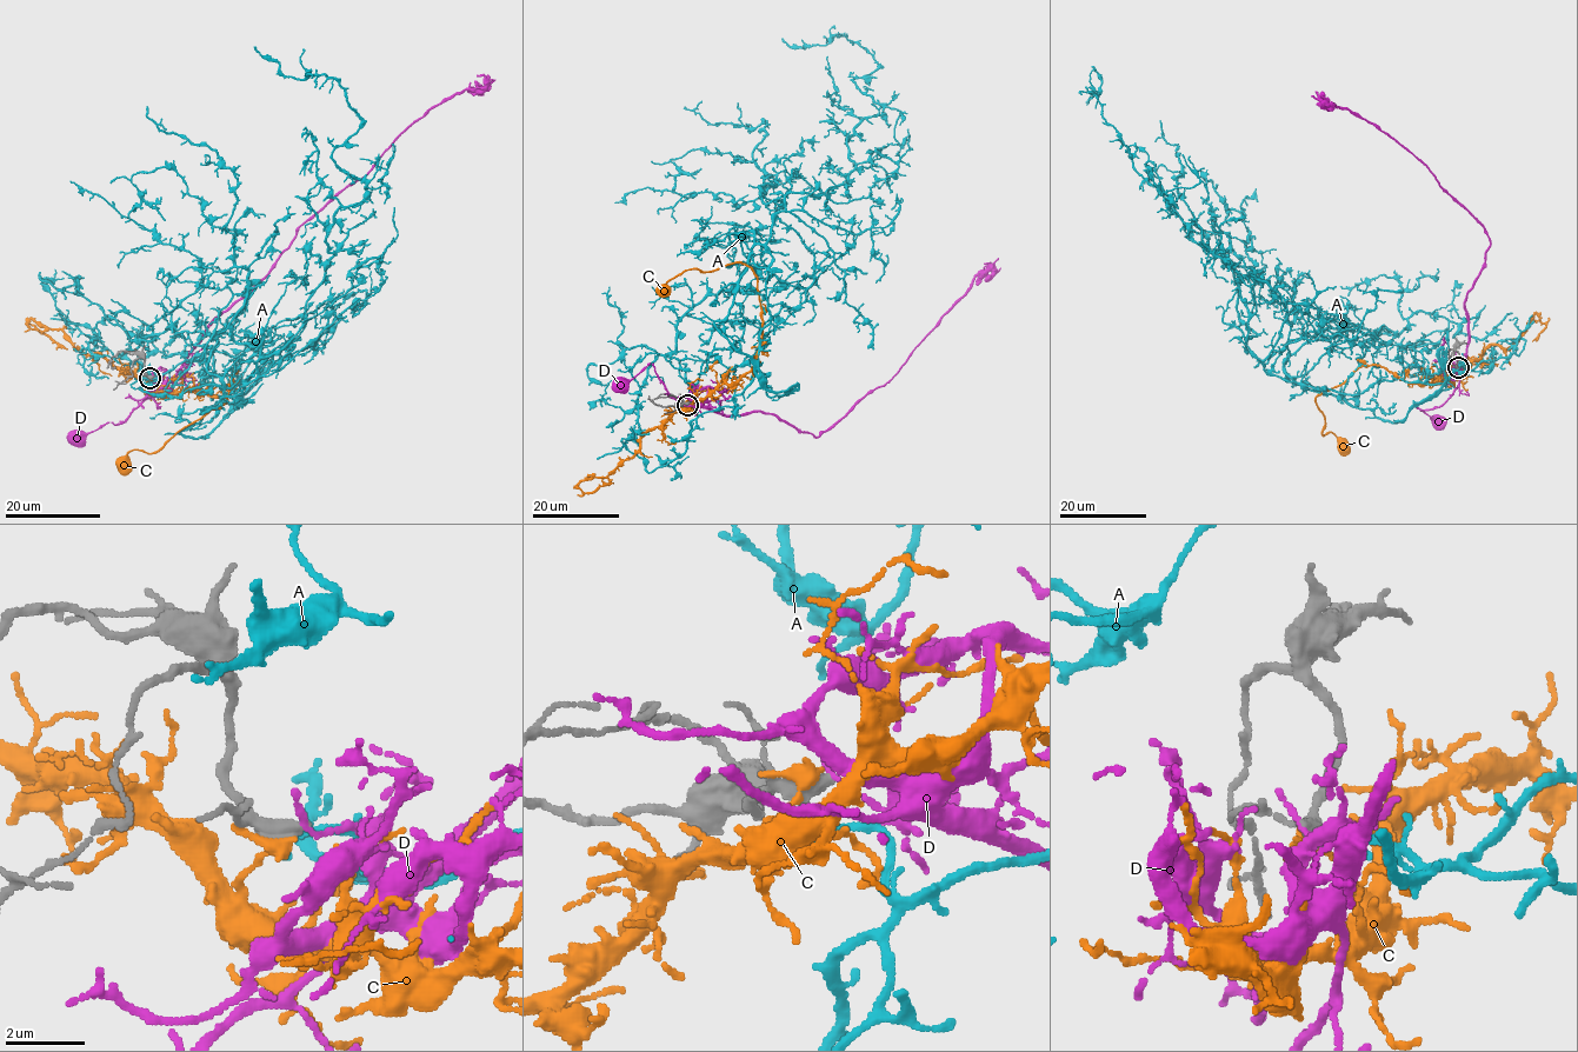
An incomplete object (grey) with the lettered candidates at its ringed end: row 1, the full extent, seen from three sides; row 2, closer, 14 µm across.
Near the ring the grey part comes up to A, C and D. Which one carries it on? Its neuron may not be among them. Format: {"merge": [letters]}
{"merge": ["A"]}

